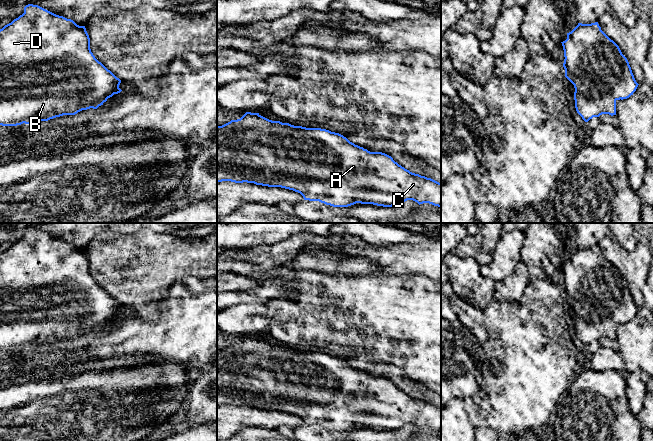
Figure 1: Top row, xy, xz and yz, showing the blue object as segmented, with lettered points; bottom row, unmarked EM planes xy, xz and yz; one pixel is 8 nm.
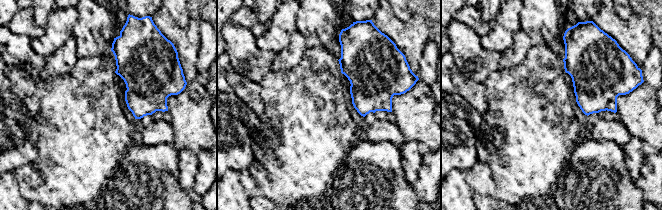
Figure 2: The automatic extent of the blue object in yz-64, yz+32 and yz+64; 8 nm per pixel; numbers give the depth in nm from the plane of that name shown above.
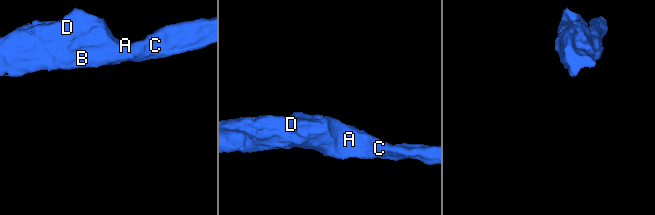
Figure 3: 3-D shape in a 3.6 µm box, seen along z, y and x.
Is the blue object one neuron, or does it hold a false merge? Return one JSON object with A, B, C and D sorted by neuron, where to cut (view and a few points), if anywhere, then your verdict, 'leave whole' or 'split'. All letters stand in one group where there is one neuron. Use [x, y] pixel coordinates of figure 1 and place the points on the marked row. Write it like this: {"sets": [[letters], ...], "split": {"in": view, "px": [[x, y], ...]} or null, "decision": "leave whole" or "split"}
{"sets": [["A", "B", "C", "D"]], "split": null, "decision": "leave whole"}

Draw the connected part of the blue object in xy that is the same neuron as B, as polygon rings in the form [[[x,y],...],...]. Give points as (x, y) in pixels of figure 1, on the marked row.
[[[28,4],[24,7],[22,15],[0,29],[0,125],[2,126],[17,126],[23,123],[31,124],[48,121],[63,115],[75,115],[90,108],[97,109],[108,98],[122,91],[119,88],[120,83],[121,80],[99,62],[91,52],[90,38],[85,26],[79,26],[71,19],[56,15],[38,5]]]

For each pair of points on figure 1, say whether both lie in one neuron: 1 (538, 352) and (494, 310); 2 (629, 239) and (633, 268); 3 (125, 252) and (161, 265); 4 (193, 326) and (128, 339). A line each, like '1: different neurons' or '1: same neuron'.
1: same neuron
2: different neurons
3: same neuron
4: same neuron

